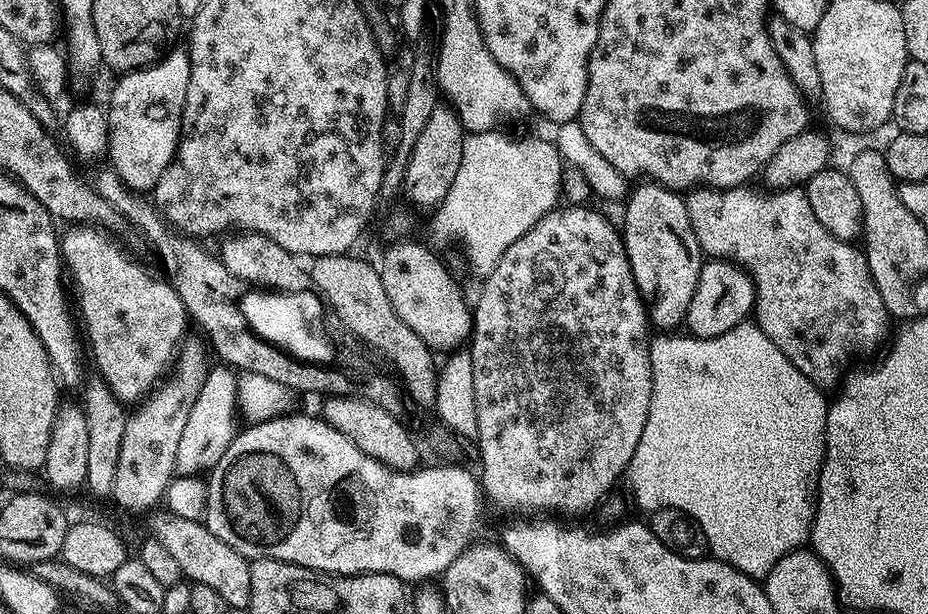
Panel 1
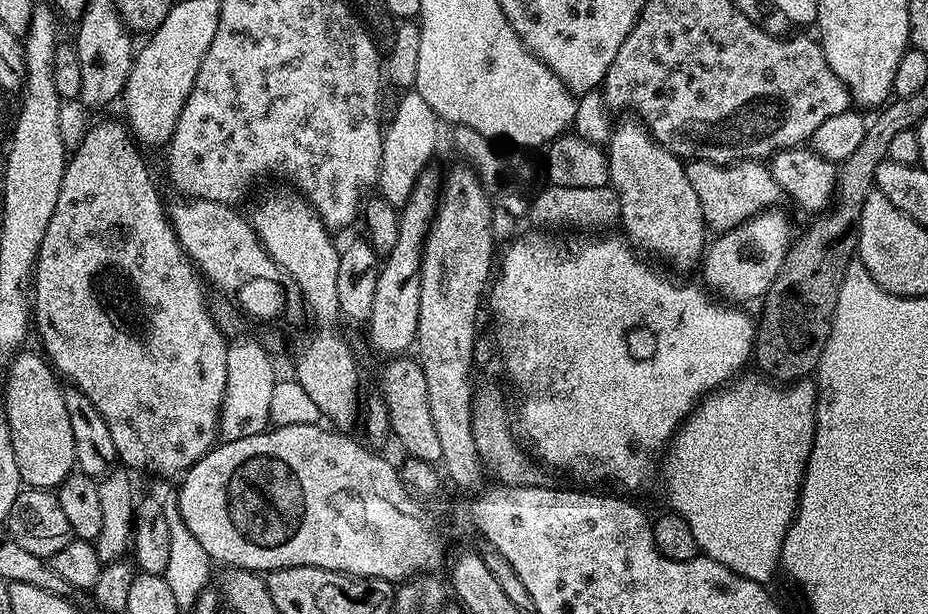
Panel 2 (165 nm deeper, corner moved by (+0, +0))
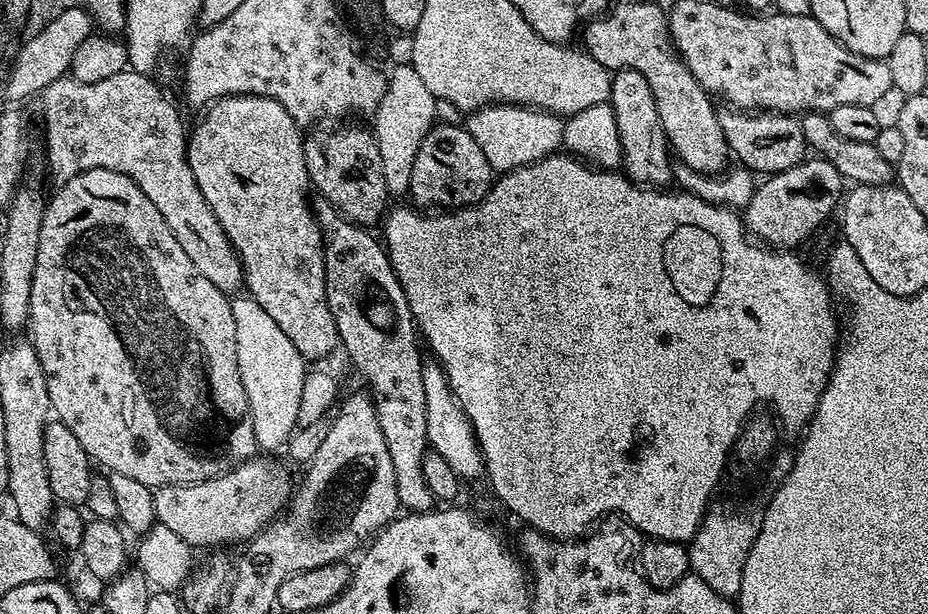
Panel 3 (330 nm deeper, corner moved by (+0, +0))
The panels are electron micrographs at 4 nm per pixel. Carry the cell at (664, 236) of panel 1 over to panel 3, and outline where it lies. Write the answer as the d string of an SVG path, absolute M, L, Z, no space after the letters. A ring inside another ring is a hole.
M619 69L612 78L610 103L618 122L623 175L641 186L671 185L674 180L674 160L658 118L658 106L654 106L654 94L650 94L646 78L642 78L638 70Z

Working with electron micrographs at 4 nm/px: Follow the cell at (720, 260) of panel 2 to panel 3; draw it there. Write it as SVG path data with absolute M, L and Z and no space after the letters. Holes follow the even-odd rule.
M805 158L798 166L771 173L765 180L768 181L761 188L759 185L753 191L750 202L742 210L742 219L744 227L757 241L777 250L792 250L797 247L795 244L802 243L835 208L837 211L846 188L844 177L840 176L838 170L834 170L834 166L830 166L830 162L823 158Z

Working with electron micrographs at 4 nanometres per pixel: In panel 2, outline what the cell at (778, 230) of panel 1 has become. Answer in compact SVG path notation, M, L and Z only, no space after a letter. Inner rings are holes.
M689 160L684 165L686 178L702 202L704 223L717 233L729 232L751 216L775 209L782 193L771 167L758 160L736 160L733 164L715 164L709 160Z

